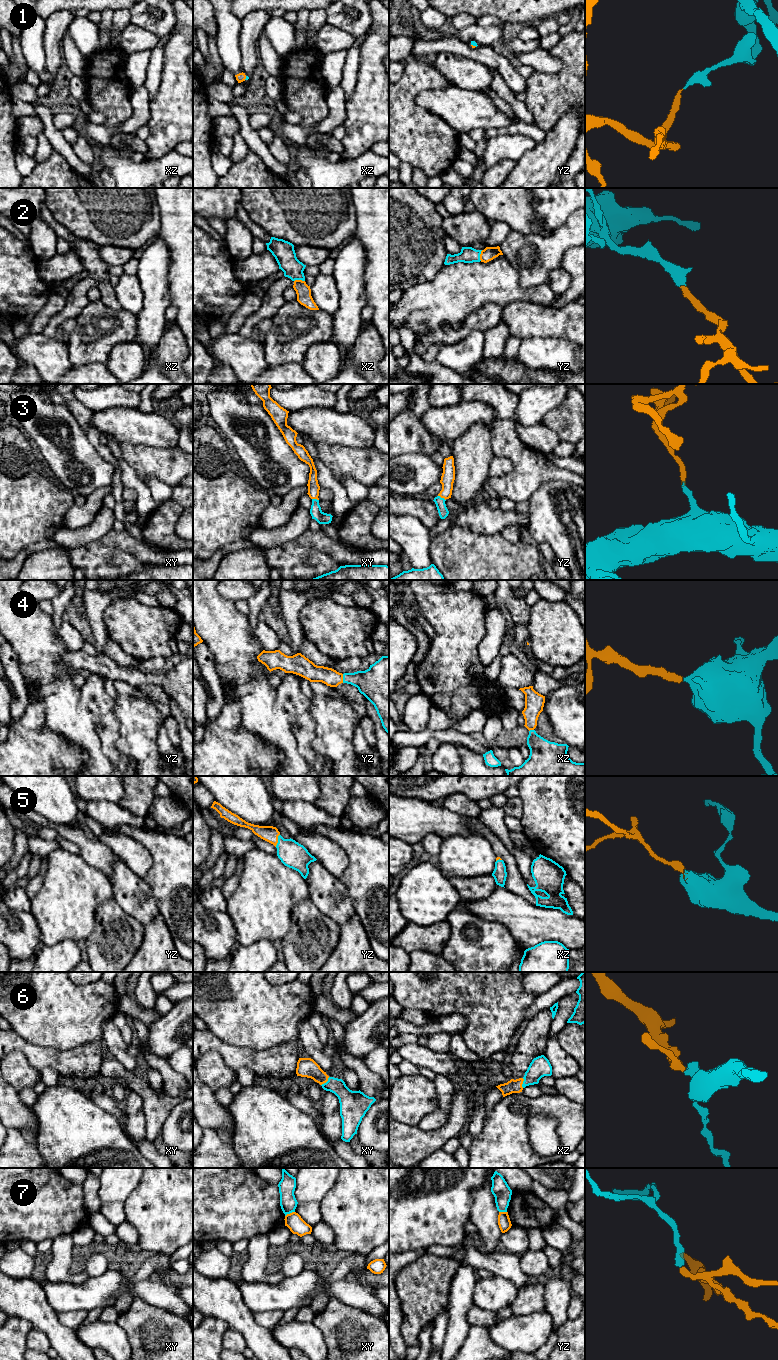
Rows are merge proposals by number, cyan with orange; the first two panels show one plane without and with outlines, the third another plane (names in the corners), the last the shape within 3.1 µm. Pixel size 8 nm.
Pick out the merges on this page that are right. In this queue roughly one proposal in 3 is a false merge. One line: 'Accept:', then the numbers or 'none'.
Accept: 1, 2, 3, 4, 5, 6

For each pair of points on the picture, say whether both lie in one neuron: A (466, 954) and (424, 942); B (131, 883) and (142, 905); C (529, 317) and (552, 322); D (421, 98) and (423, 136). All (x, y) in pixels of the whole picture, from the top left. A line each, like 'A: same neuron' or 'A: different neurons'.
A: different neurons
B: same neuron
C: same neuron
D: different neurons

